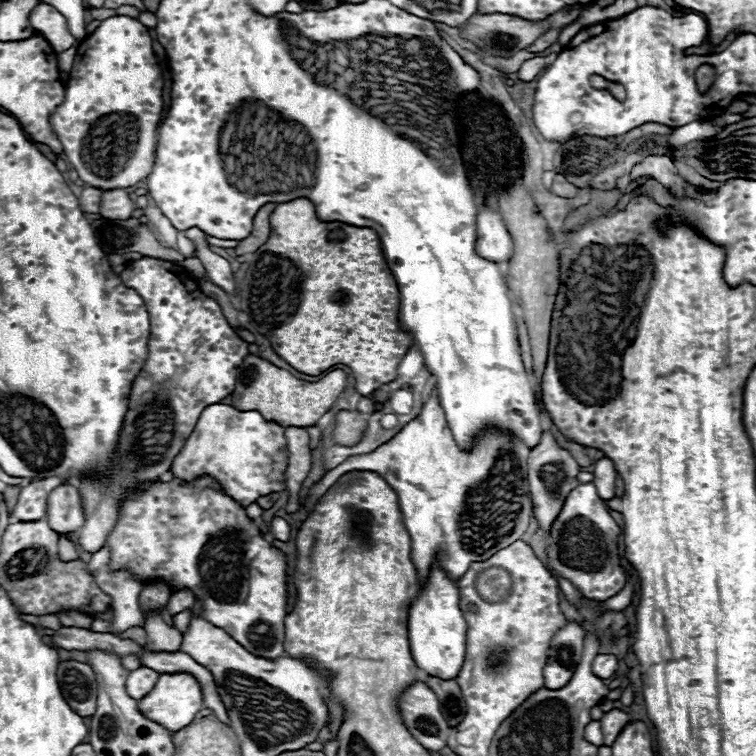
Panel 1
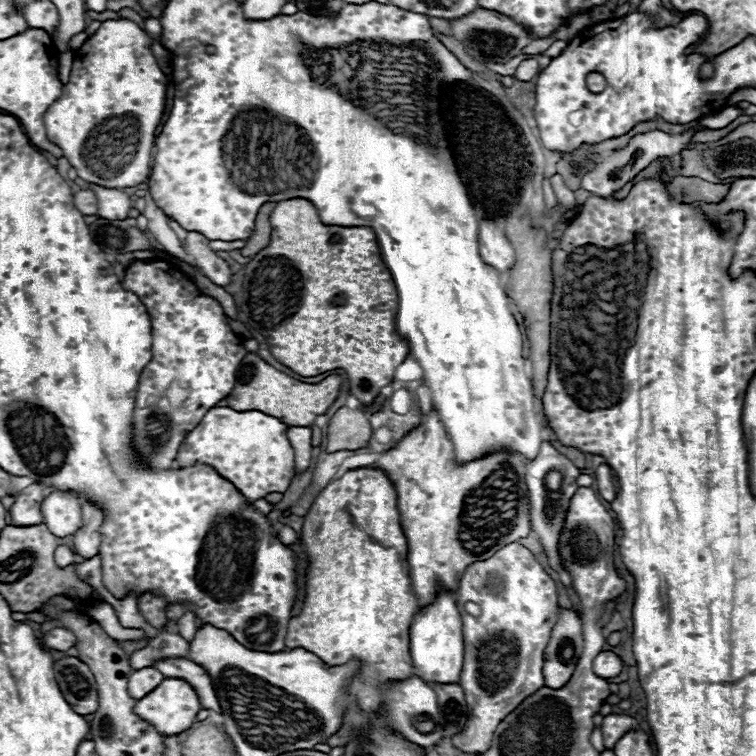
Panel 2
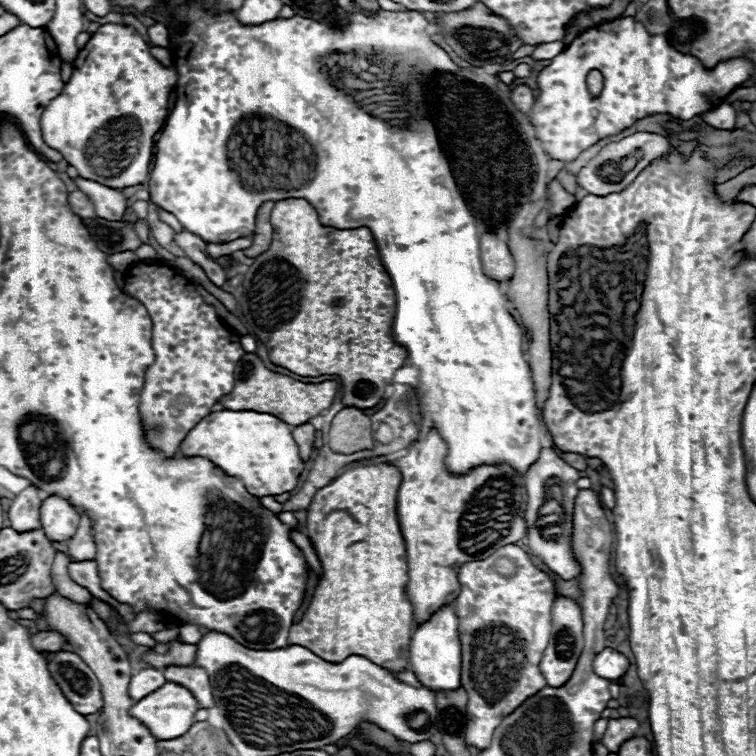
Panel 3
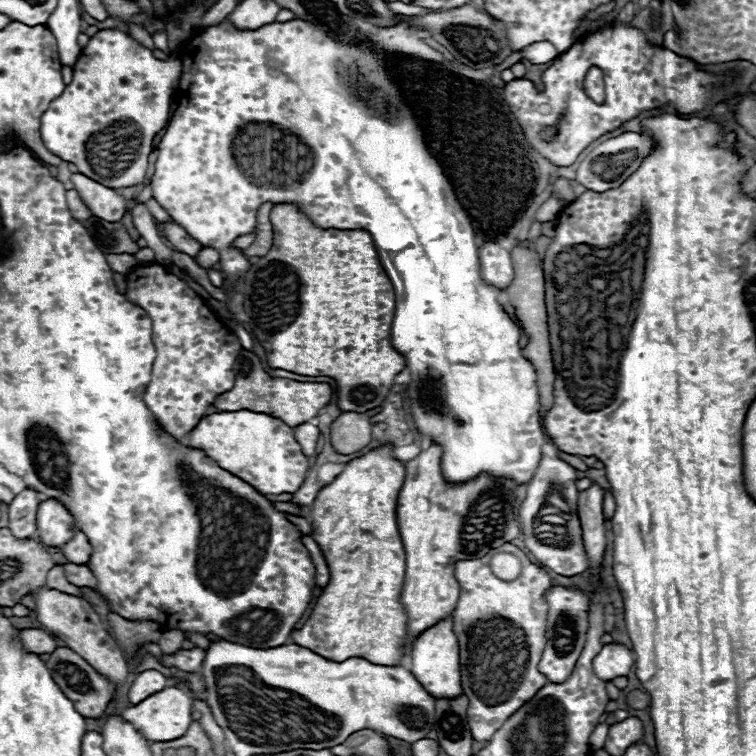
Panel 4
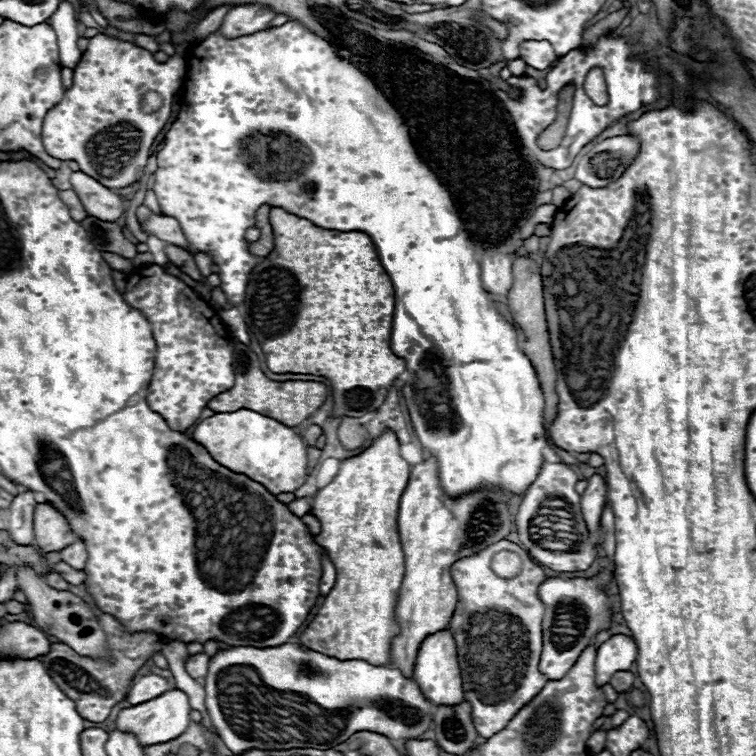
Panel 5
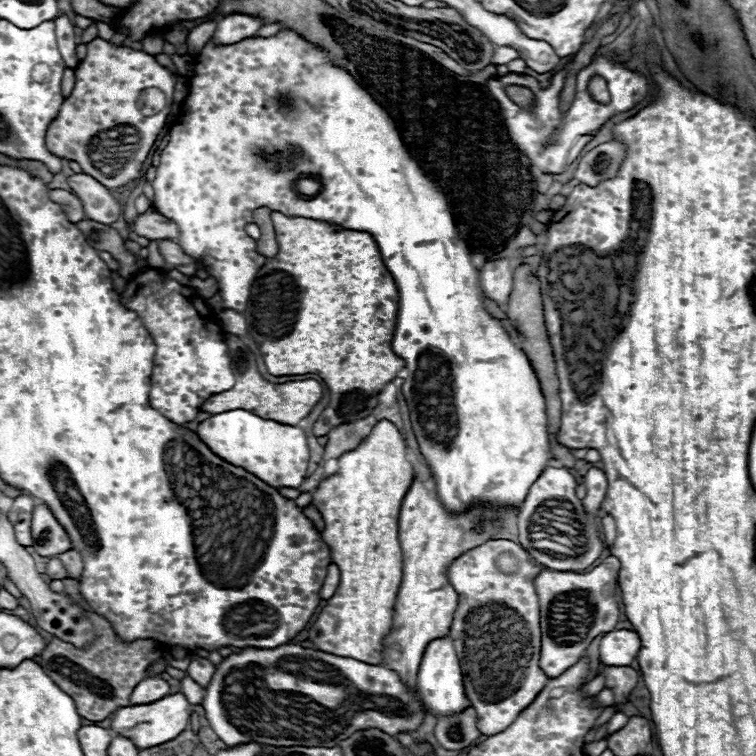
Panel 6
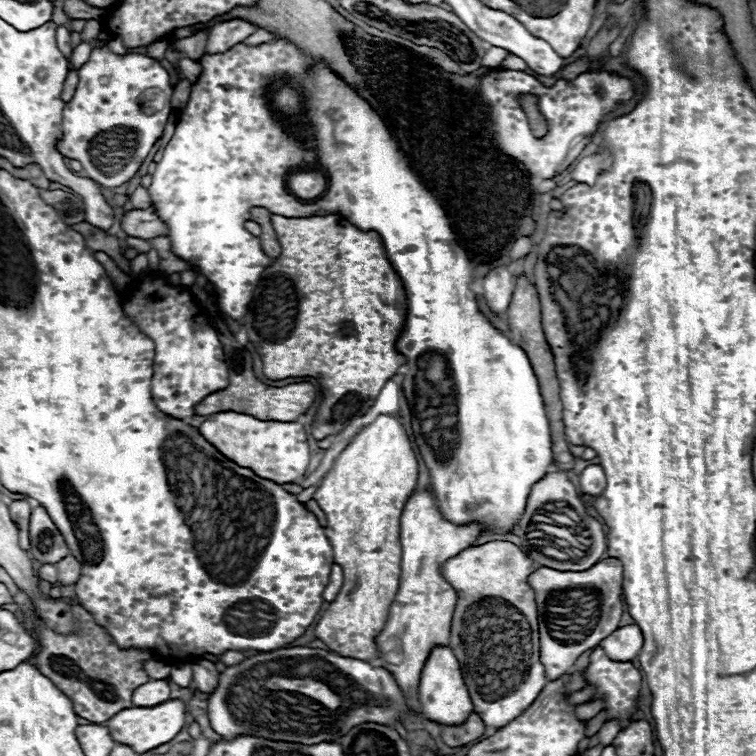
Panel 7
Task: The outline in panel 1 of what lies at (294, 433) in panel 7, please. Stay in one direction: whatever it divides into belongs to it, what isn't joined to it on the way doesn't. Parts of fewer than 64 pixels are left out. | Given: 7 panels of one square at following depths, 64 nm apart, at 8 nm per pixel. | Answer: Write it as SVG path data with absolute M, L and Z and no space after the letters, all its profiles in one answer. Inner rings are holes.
M212 404L204 410L200 416L200 422L196 424L196 430L186 438L180 454L172 462L172 474L180 480L190 482L198 476L212 476L216 478L232 498L236 498L242 506L248 506L256 502L260 496L266 496L270 492L282 492L284 490L284 472L288 468L288 446L284 438L284 428L276 422L264 420L264 416L258 410L240 412L226 404Z

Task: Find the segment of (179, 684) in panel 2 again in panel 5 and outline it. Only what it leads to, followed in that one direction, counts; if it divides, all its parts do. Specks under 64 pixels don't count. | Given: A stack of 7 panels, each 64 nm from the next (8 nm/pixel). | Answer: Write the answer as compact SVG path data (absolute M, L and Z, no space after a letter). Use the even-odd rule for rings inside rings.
M168 690L158 698L152 698L148 702L142 702L138 706L122 708L116 718L116 728L122 732L130 732L138 738L142 746L152 746L152 744L162 744L168 740L178 738L190 724L190 704L188 696L182 690Z

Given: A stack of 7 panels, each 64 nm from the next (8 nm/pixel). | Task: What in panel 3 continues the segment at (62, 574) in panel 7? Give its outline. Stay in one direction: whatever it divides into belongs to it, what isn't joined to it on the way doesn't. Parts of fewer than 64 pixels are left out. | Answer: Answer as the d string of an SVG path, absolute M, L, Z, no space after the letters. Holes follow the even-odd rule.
M82 516L76 534L68 540L68 556L74 558L76 562L84 562L84 560L92 560L94 554L96 554L96 544L92 540L90 520Z

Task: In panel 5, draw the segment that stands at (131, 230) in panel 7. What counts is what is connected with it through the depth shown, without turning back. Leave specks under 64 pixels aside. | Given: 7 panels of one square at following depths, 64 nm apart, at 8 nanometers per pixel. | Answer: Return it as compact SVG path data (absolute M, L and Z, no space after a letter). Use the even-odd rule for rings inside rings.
M150 214L148 220L142 224L142 230L146 234L152 234L164 242L170 242L170 244L176 244L176 246L182 246L182 248L188 248L186 246L186 238L178 226L178 222L170 216L158 216L158 214Z

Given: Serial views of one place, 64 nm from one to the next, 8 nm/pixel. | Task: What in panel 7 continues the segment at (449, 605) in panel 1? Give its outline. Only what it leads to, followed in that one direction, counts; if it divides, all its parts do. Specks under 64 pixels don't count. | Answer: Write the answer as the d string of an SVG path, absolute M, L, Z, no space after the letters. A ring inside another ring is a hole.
M438 646L436 650L432 650L432 654L422 670L422 676L420 676L418 694L420 694L422 714L428 720L434 720L438 724L448 724L448 726L464 724L468 720L468 716L474 712L468 688L464 684L462 672L460 672L460 664L448 646Z

